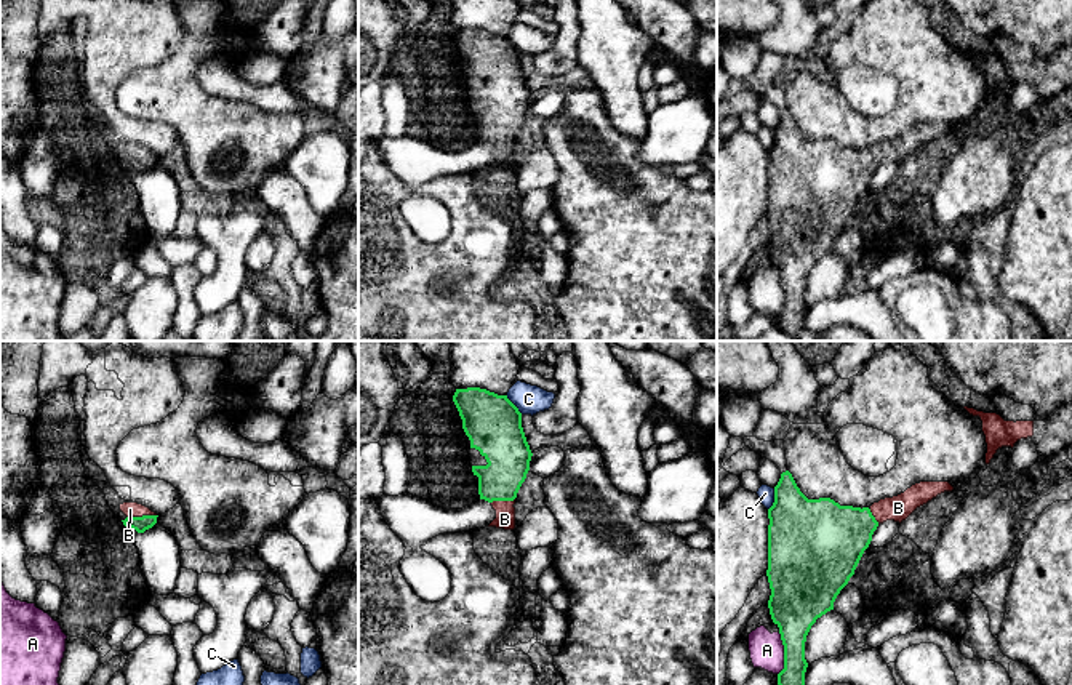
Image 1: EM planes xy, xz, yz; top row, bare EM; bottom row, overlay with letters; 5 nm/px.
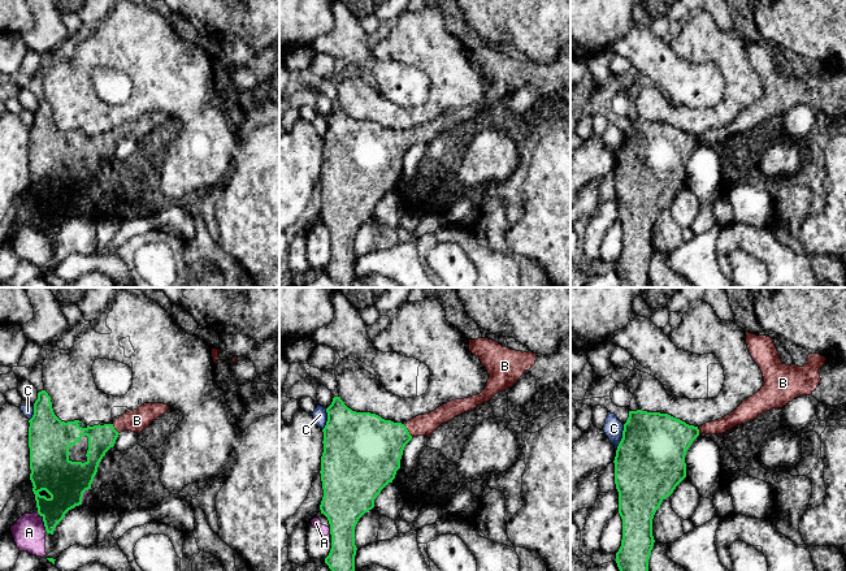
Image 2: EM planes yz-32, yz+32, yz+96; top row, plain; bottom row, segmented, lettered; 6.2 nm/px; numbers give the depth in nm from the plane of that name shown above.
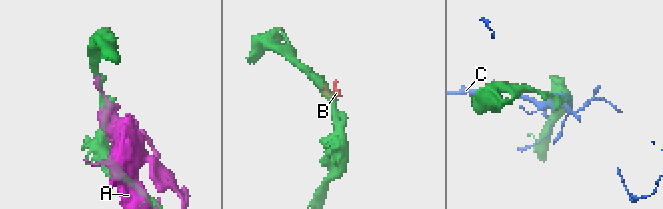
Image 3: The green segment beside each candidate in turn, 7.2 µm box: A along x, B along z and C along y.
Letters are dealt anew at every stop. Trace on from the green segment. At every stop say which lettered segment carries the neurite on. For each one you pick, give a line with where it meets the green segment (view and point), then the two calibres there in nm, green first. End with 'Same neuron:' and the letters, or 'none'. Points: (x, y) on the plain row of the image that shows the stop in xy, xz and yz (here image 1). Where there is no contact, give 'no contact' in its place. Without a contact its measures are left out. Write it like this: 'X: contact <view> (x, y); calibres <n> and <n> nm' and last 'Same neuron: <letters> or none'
B: contact xy (143, 157); calibres 80 and 80 nm
Same neuron: B

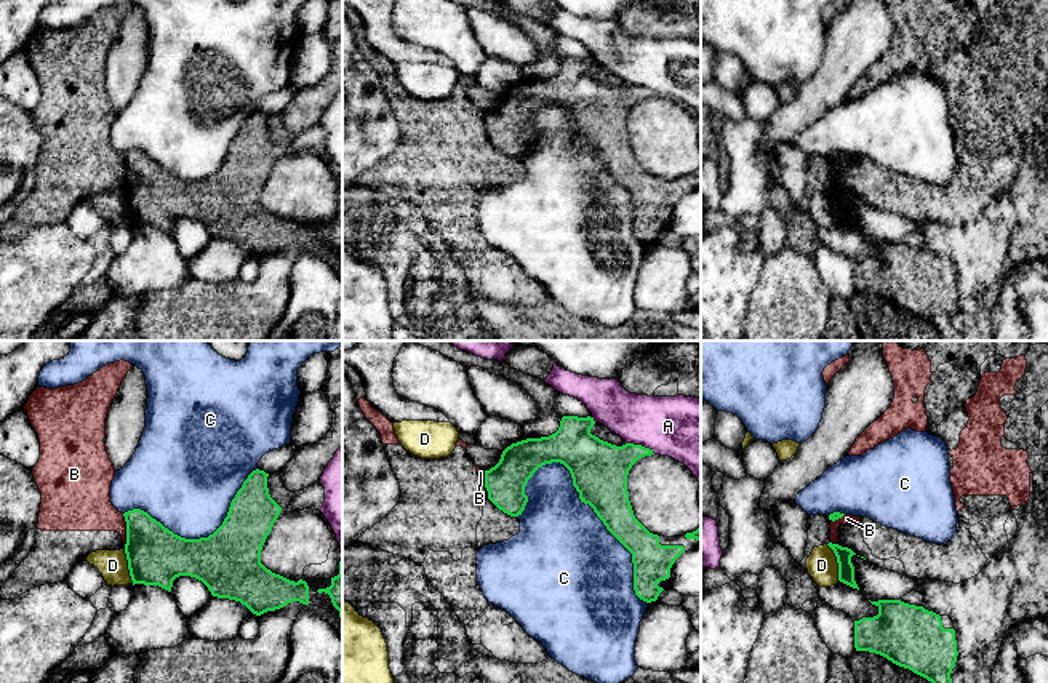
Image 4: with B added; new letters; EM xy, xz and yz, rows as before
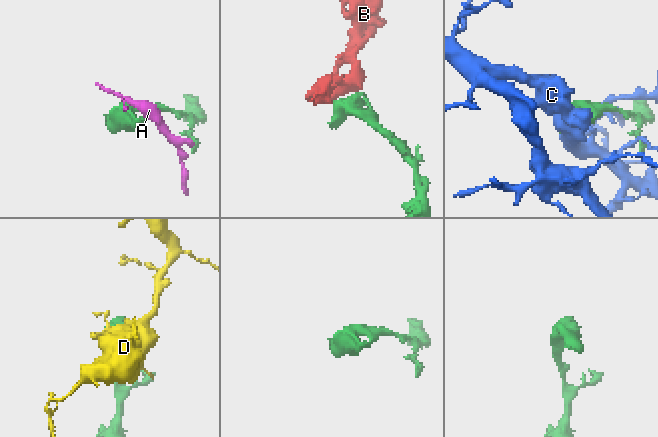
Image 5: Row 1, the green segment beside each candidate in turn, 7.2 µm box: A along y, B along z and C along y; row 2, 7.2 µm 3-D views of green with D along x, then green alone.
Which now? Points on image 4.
Same neuron: none

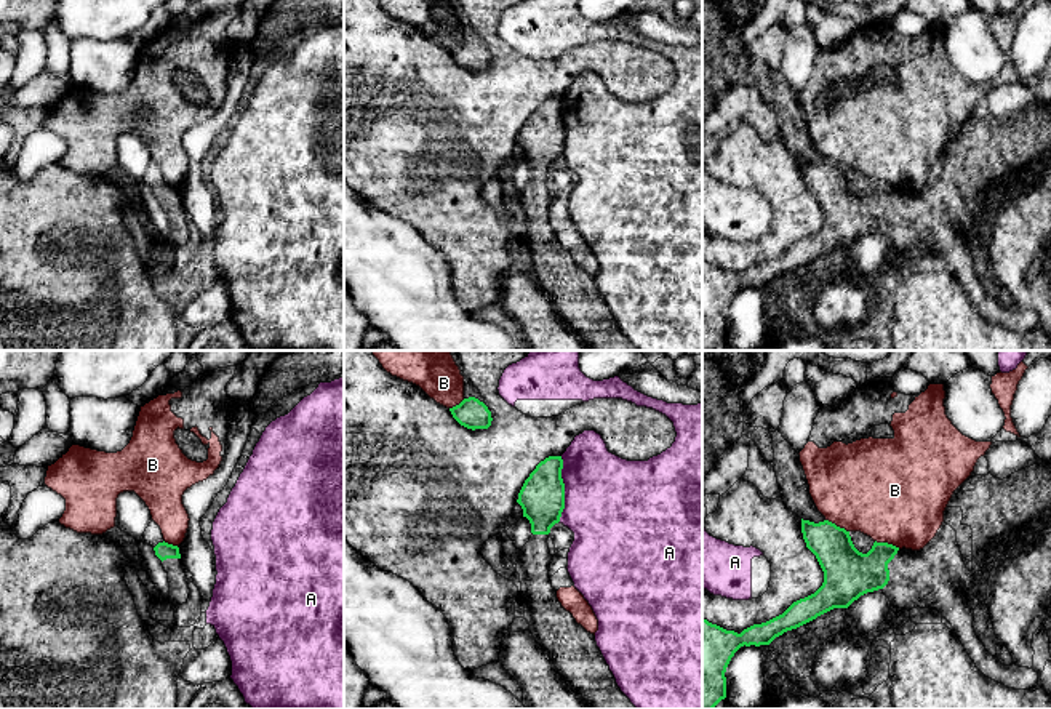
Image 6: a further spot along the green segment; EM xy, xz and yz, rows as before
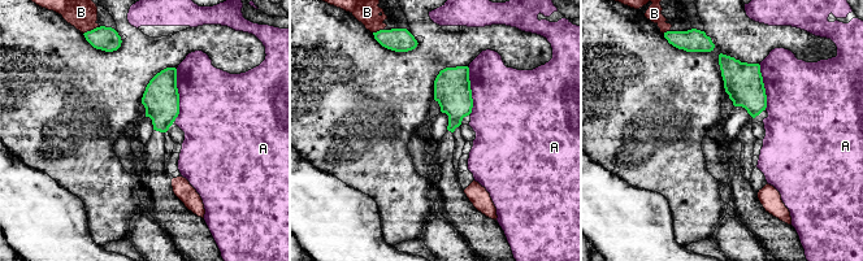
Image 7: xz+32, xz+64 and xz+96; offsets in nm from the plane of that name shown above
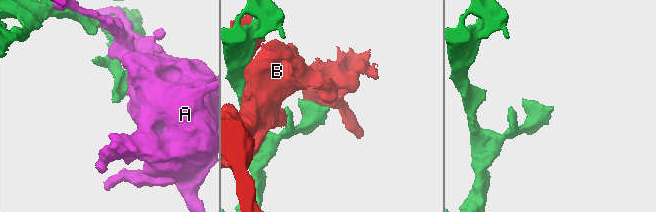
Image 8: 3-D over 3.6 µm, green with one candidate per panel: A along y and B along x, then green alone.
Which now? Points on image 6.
Same neuron: none

